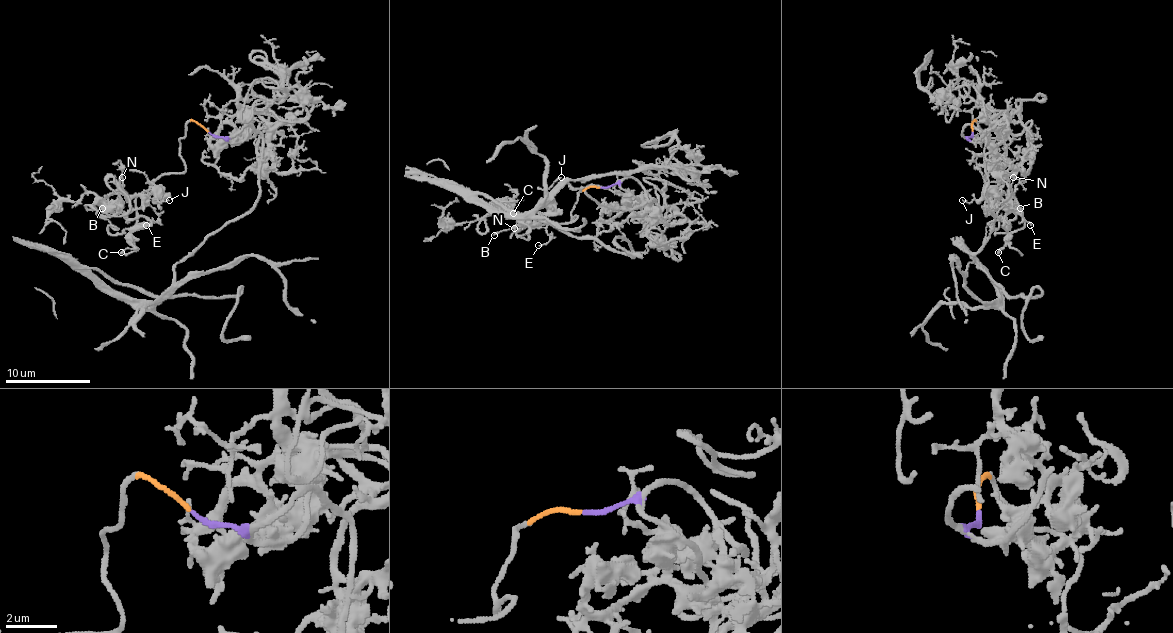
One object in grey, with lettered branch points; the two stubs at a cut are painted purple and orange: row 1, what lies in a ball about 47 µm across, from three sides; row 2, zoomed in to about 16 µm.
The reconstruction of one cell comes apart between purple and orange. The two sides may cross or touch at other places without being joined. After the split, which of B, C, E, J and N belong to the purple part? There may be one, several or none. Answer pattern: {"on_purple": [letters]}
{"on_purple": []}

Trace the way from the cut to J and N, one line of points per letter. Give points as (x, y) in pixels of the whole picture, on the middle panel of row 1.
J: (600, 187), (583, 189), (572, 221), (576, 215), (538, 226), (549, 209), (549, 187), (561, 177)
N: (600, 187), (583, 189), (574, 204), (572, 221), (576, 215), (574, 219), (536, 226), (523, 223), (514, 228)

